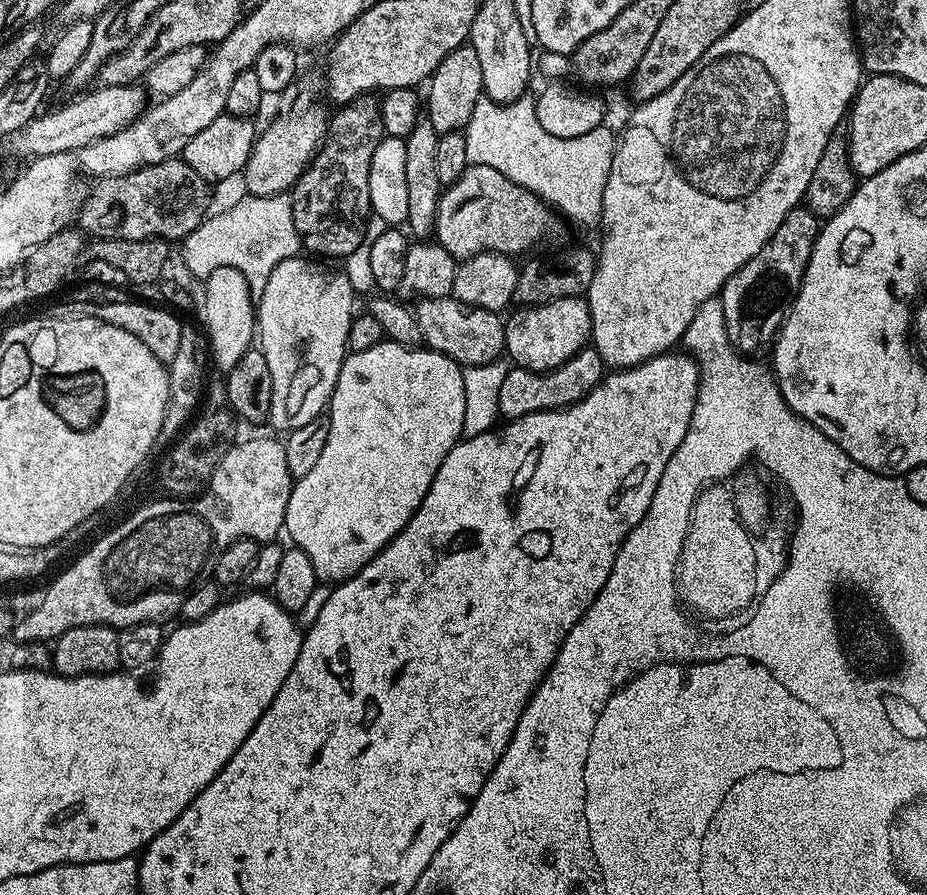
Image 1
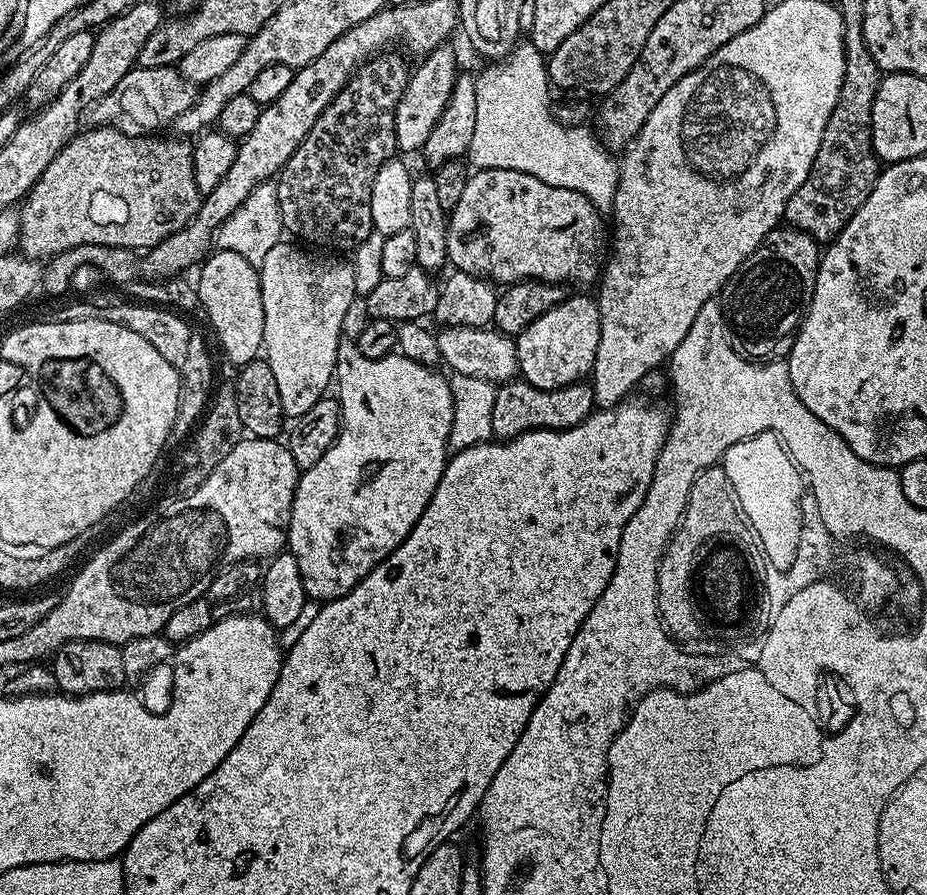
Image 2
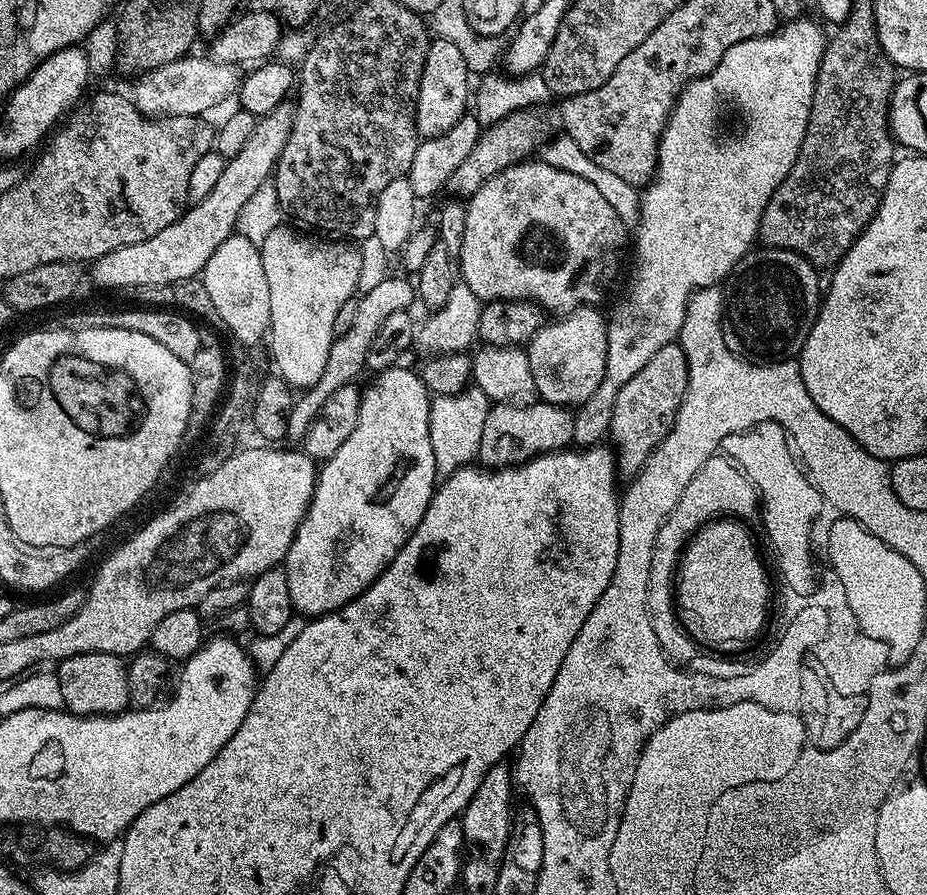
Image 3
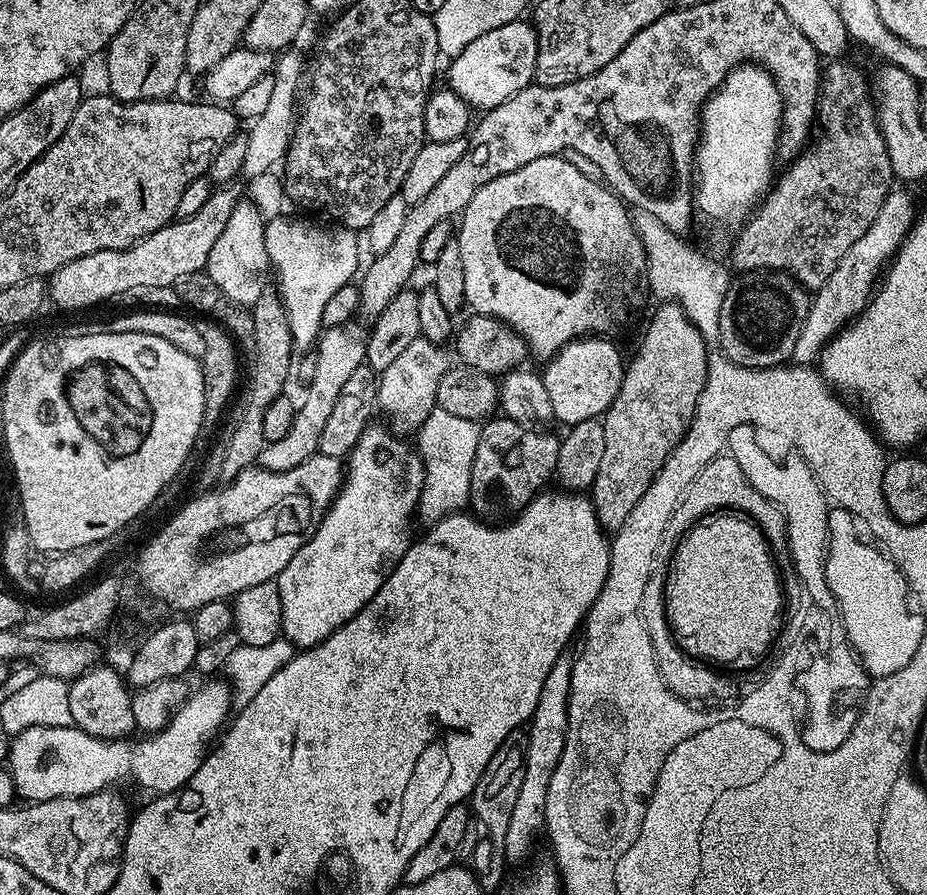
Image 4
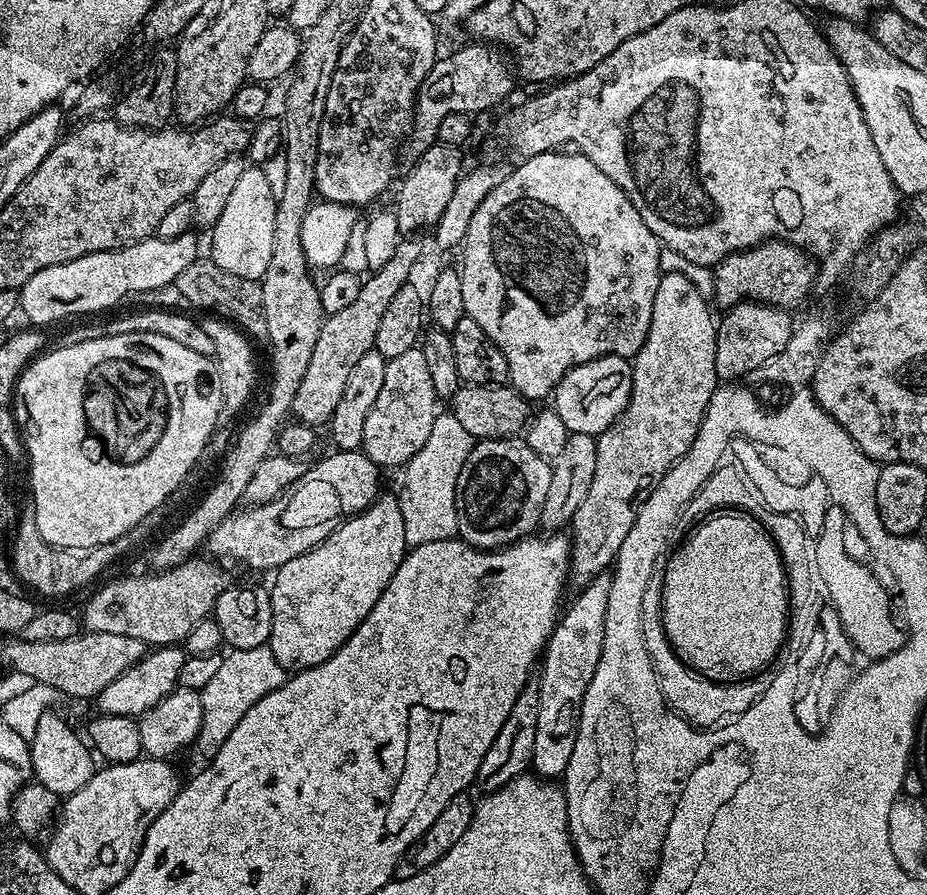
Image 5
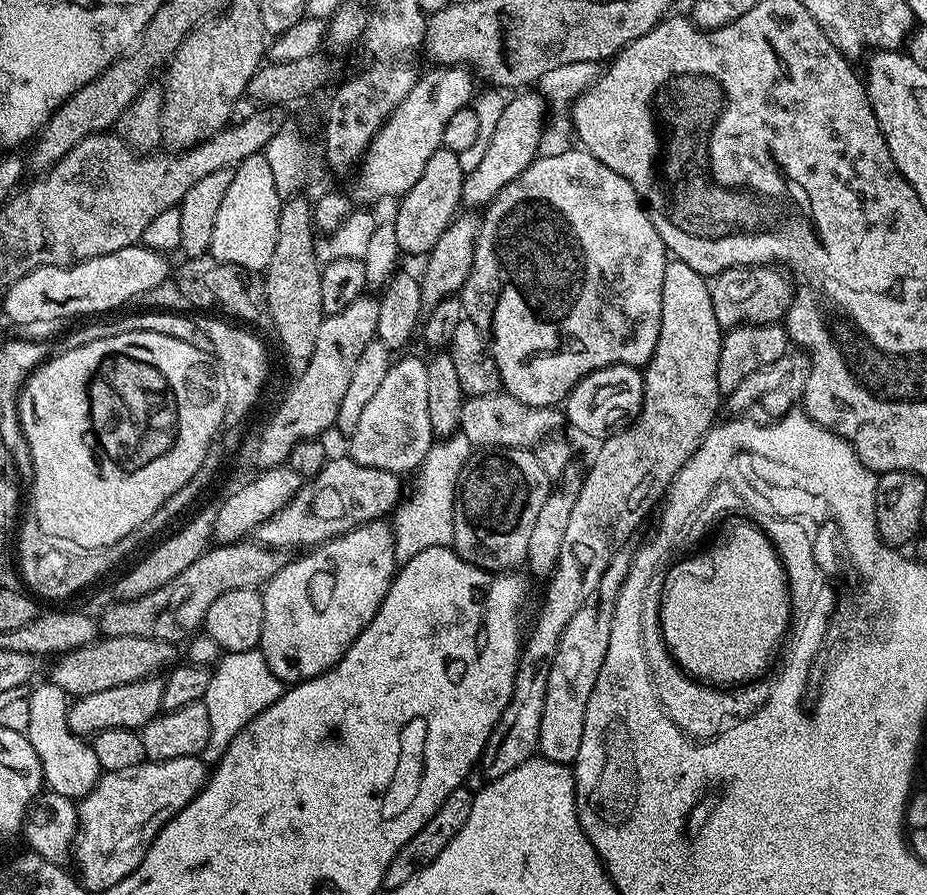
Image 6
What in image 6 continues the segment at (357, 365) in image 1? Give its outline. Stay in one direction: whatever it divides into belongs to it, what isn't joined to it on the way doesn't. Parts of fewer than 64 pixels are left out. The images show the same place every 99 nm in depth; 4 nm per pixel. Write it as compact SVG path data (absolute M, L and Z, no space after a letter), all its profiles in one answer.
M371 520L361 528L353 528L351 532L313 547L316 549L301 560L289 559L288 565L263 585L264 617L258 651L279 681L291 686L329 672L346 650L350 650L358 634L370 626L388 593L388 585L392 583L396 559L391 544L391 527L384 520Z

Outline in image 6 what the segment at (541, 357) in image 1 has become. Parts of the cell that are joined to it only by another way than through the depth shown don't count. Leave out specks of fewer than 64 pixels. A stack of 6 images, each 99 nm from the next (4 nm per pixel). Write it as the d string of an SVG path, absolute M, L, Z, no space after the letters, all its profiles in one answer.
M615 364L594 370L576 384L566 401L566 418L584 435L603 442L635 422L643 406L644 377L641 369Z

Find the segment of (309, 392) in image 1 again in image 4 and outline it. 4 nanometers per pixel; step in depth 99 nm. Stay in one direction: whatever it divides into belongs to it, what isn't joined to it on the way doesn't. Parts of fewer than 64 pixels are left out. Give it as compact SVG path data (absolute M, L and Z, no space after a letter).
M288 215L273 216L265 223L266 254L280 301L288 315L293 345L297 349L311 349L320 338L326 302L330 302L331 295L342 290L342 286L353 283L357 275L361 237L351 228L311 224Z

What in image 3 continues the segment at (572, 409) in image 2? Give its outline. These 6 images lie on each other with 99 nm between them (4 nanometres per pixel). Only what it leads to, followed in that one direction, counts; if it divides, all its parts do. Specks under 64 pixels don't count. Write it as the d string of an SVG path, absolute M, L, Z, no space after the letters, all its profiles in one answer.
M493 403L482 426L482 446L478 457L489 469L515 468L544 452L564 450L574 438L575 415L563 404L498 404Z

